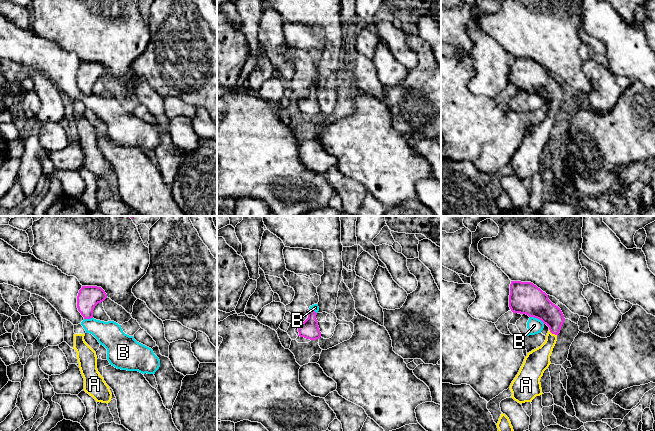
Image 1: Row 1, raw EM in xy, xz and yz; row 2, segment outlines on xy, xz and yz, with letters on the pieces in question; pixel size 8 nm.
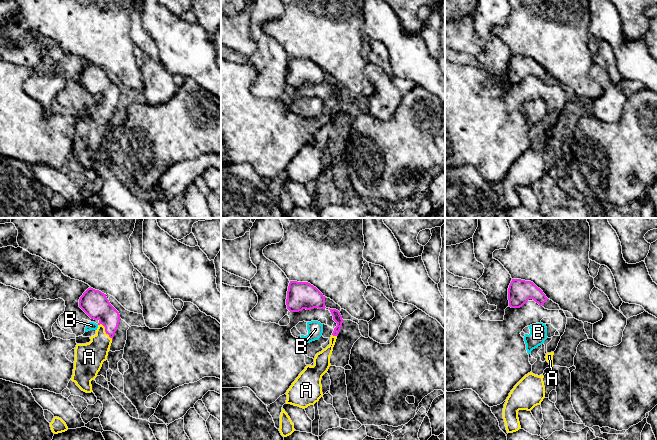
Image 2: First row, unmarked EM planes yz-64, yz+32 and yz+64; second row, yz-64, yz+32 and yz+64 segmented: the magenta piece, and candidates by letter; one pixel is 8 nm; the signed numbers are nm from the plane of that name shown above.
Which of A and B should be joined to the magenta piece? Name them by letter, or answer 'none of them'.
A

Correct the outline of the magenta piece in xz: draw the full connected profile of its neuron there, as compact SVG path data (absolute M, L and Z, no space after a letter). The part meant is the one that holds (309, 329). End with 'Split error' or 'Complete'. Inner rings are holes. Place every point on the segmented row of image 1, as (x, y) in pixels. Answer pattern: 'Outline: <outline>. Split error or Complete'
Outline: M313 309L308 310L308 318L297 325L299 332L298 336L310 340L316 340L321 337L316 315L317 313Z. Complete

